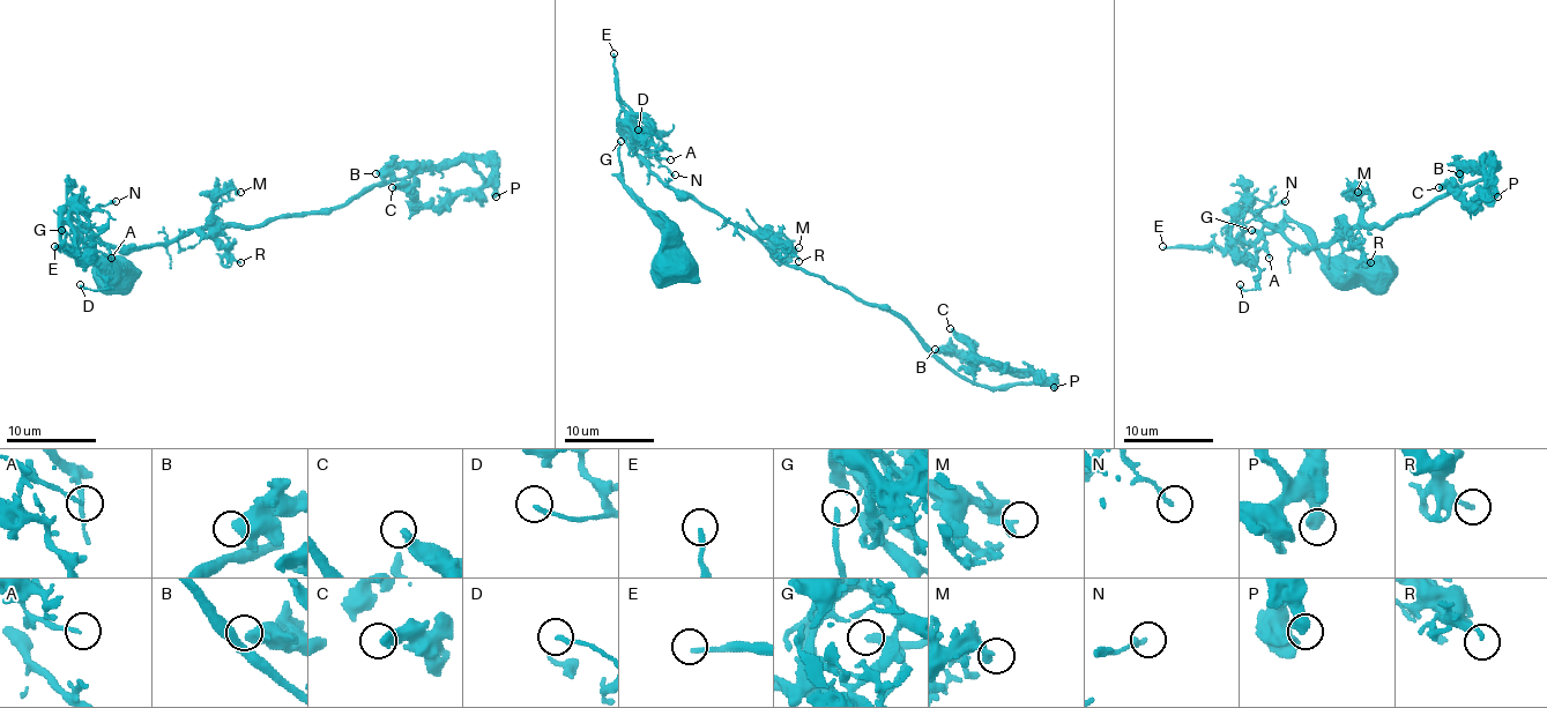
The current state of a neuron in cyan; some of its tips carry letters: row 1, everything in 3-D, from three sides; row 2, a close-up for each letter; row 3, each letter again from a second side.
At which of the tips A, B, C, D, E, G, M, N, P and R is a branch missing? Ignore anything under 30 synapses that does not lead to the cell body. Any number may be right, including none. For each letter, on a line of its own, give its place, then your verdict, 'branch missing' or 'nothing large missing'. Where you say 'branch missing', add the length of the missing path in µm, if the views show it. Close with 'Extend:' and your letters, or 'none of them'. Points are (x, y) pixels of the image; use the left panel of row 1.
A: at (111, 258); nothing large missing
B: at (376, 173); nothing large missing
C: at (392, 187); nothing large missing
D: at (80, 284); nothing large missing
E: at (54, 246); nothing large missing
G: at (61, 230); nothing large missing
M: at (240, 192); nothing large missing
N: at (116, 201); nothing large missing
P: at (496, 196); nothing large missing
R: at (240, 262); nothing large missing
Extend: none of them

